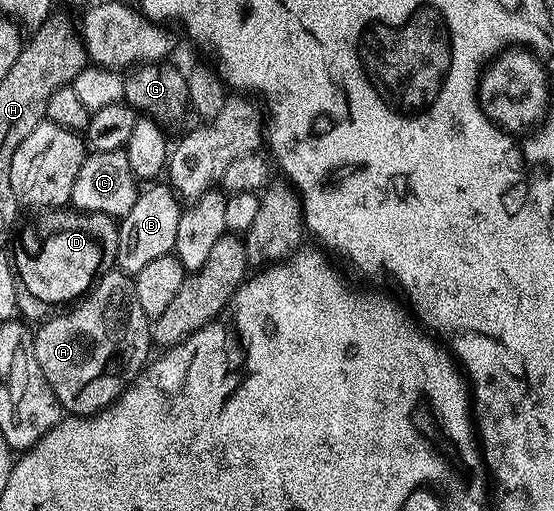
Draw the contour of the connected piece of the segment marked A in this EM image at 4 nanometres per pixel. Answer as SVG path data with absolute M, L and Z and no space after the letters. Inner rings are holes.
M116 267L110 269L110 273L105 271L98 276L93 288L76 304L58 312L61 313L58 317L43 322L31 337L31 352L39 363L39 371L43 371L43 379L47 379L58 406L62 410L69 409L65 411L73 415L98 413L116 401L151 357L151 318L143 311L143 307L139 307L139 295L135 295L133 277Z

